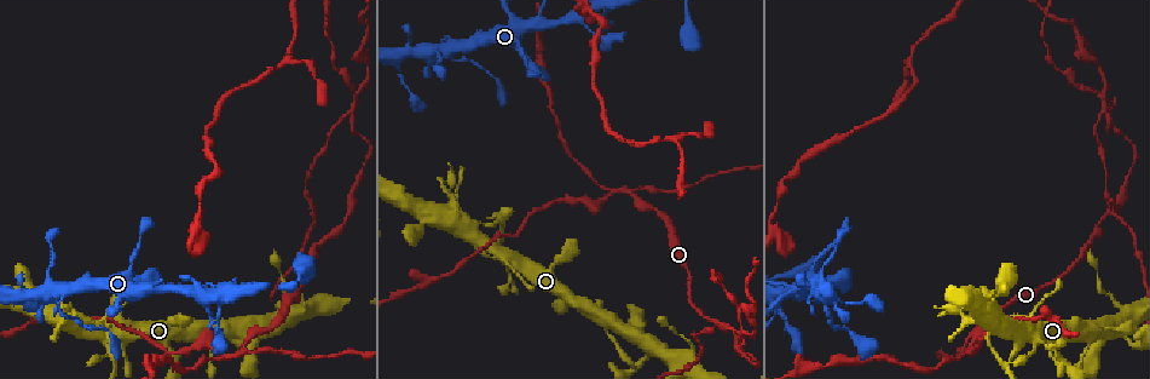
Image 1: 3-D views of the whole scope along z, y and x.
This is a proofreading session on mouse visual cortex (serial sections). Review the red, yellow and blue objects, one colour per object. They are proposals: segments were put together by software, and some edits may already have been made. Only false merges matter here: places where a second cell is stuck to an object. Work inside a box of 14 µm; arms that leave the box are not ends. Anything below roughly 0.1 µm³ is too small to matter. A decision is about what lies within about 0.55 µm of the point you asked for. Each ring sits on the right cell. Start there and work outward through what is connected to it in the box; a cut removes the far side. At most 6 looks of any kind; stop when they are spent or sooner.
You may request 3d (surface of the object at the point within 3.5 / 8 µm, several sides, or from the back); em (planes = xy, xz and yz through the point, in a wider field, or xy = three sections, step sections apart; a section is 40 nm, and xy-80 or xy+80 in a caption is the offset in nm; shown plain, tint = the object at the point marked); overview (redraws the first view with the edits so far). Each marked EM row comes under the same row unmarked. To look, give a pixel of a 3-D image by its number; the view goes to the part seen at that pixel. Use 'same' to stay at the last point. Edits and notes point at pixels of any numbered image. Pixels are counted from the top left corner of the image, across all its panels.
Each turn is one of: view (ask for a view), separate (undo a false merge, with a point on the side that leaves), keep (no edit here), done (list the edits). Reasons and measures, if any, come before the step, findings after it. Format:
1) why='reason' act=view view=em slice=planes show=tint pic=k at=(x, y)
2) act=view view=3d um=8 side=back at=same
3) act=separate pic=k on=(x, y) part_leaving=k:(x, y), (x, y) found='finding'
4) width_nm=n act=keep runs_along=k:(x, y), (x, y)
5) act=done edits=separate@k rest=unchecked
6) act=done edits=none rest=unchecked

why='narrows sharply' act=view view=em slice=xy step=1 show=tint pic=1 at=(125, 357)

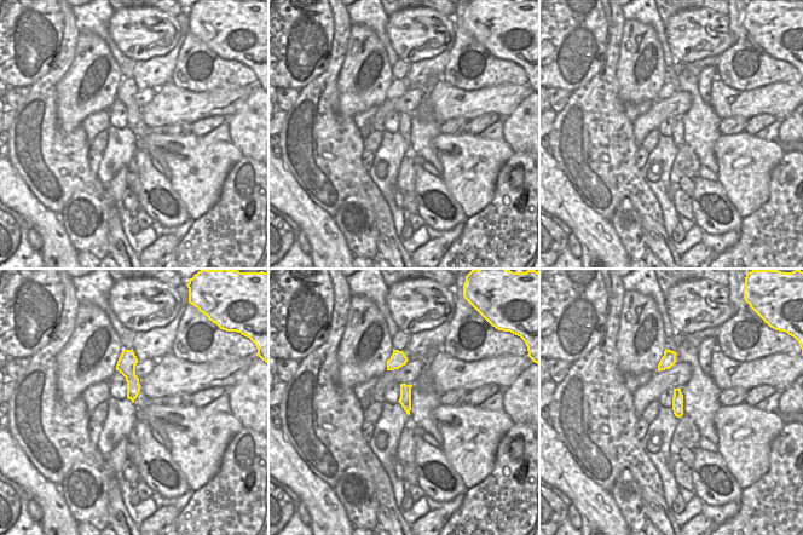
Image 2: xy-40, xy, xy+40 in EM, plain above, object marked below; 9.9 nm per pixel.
why='wider look' act=view view=3d um=3.5 at=same

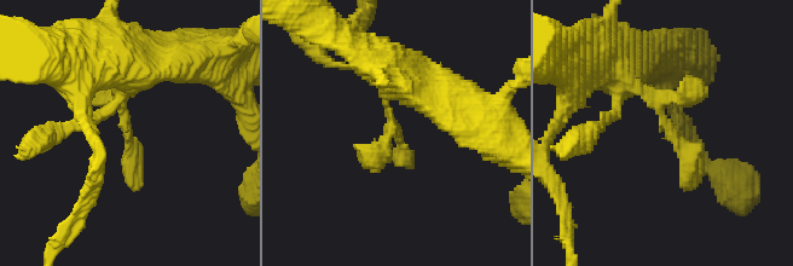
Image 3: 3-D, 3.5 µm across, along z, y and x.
act=keep runs_along=3:(617, 63), (690, 156), (684, 190) found='one cell here'

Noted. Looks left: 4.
why='abrupt turn' act=view view=3d um=3.5 pic=1 at=(253, 352)

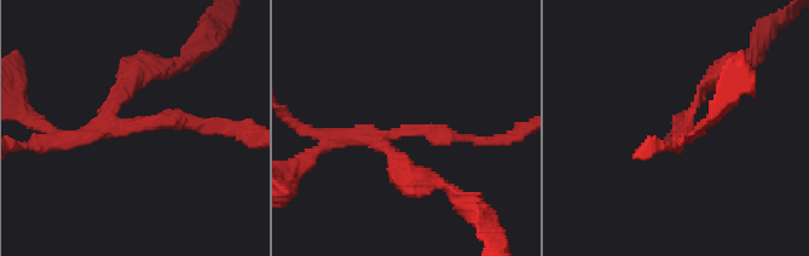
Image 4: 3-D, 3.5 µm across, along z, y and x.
act=separate pic=4 on=(155, 124) part_leaving=4:(354, 138), (329, 144), (302, 160) found='a second cell is stuck on'

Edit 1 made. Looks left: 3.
why='sharp bend' act=view view=3d um=3.5 pic=1 at=(739, 336)

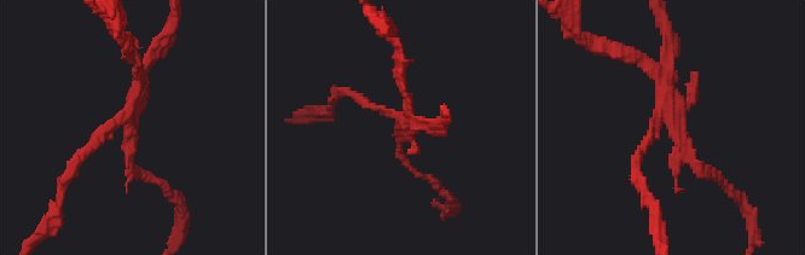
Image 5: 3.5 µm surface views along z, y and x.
act=view view=em slice=planes show=tint pic=5 at=(668, 118)

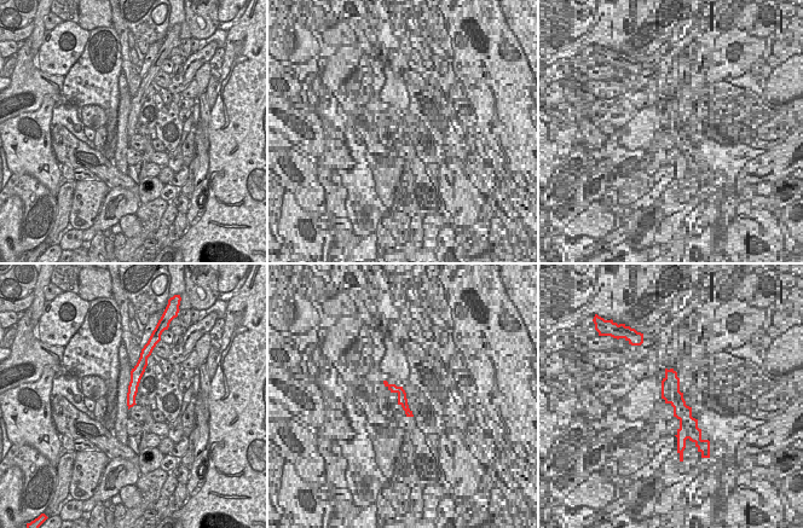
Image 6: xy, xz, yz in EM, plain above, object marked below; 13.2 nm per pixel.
act=separate pic=5 on=(400, 77) part_leaving=5:(395, 116), (347, 92), (329, 108) found='two cells meet here'

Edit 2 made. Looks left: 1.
act=done edits=separate@4,separate@5 rest=unchecked

